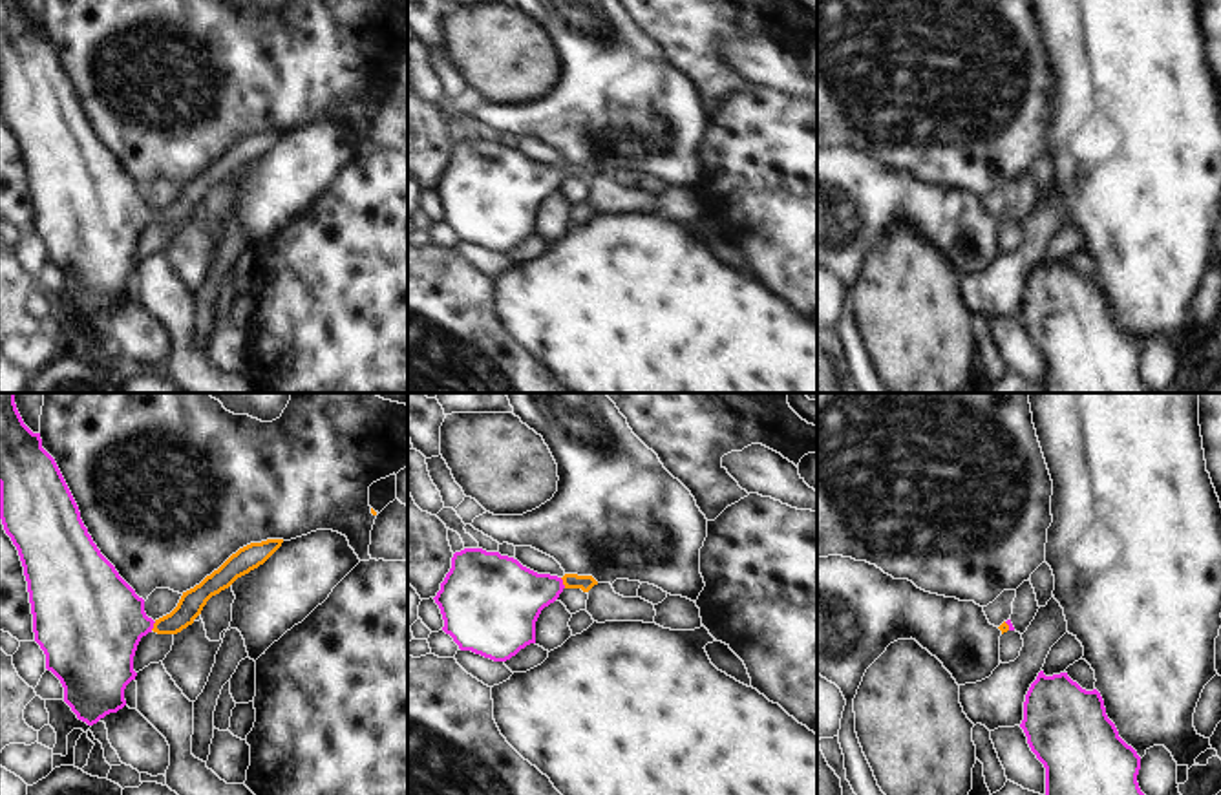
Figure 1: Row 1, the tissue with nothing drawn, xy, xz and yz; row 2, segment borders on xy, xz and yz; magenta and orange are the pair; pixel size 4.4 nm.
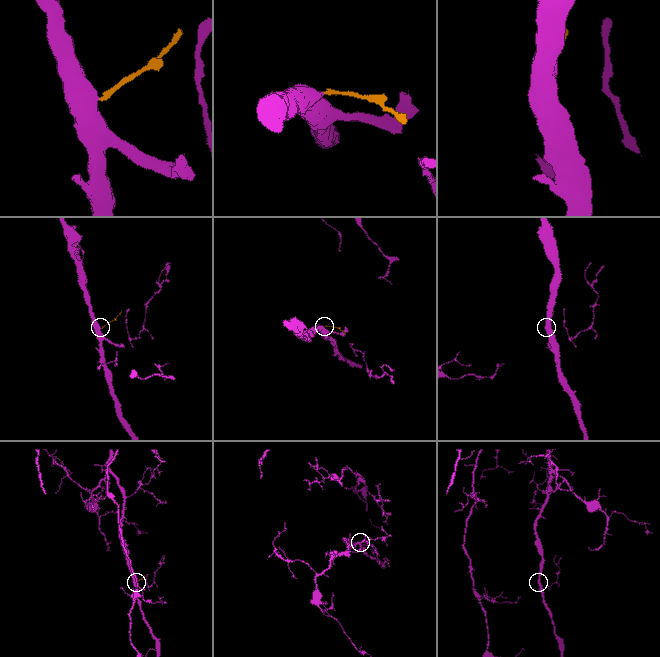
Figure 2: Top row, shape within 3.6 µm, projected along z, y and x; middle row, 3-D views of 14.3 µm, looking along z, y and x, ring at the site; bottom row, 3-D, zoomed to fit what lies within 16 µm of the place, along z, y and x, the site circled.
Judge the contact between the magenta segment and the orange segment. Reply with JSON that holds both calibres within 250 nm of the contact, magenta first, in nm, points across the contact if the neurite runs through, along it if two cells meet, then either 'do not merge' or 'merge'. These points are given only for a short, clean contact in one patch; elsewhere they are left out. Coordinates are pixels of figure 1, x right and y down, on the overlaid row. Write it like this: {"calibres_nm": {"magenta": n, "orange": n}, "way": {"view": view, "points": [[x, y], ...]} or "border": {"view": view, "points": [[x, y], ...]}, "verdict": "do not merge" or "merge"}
{"calibres_nm": {"magenta": 320, "orange": 70}, "way": {"view": "xz", "points": [[507, 598], [562, 583], [585, 583]]}, "verdict": "merge"}

